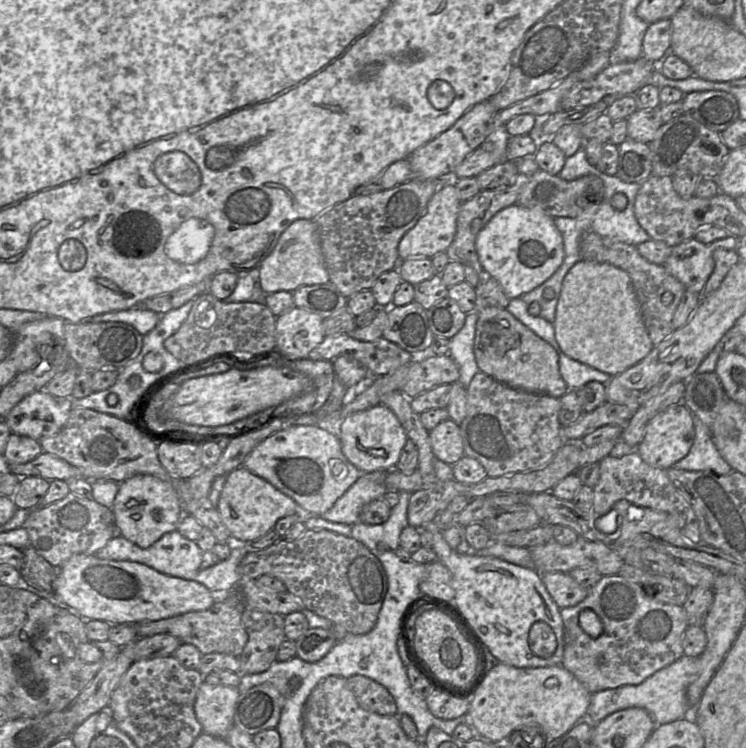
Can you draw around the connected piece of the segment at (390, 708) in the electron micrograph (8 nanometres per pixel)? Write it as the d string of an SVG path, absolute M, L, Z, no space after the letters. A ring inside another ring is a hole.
M362 675L347 678L347 683L358 704L364 710L379 715L397 715L394 698L381 684Z

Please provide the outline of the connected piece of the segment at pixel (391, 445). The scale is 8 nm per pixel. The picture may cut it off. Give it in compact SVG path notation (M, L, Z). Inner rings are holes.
M382 404L353 413L342 419L337 426L337 435L344 456L363 473L394 469L408 440L396 415Z

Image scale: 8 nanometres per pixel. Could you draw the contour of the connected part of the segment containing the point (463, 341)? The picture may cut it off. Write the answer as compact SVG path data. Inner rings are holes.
M476 311L466 314L466 319L460 331L449 342L449 355L459 370L459 380L467 388L474 375L479 371L474 354L474 339L478 315Z

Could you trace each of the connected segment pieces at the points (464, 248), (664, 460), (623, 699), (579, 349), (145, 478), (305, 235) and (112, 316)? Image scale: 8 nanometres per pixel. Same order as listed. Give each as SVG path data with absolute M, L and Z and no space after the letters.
M519 173L512 185L508 185L507 187L498 187L495 189L481 190L471 199L461 203L457 218L456 234L453 242L447 248L445 253L449 257L450 261L472 267L480 275L480 282L484 278L485 273L476 251L476 237L480 230L496 213L508 206L517 204L521 189L528 182L528 179L529 177Z
M681 402L667 407L647 424L644 436L636 447L636 451L650 466L667 470L688 454L694 438L693 414Z
M682 655L674 663L658 670L638 685L623 685L618 688L606 689L593 693L587 712L587 720L596 725L610 714L627 709L643 708L657 725L671 723L679 719L695 722L695 708L690 708L686 700L689 684L695 679L699 670L699 657Z
M579 260L568 270L552 324L565 355L611 376L640 362L654 346L631 278L626 271L608 263Z
M137 474L119 483L112 512L122 536L144 549L153 545L165 533L177 530L183 516L173 486L149 474Z
M298 219L292 222L280 235L273 251L261 262L258 269L260 287L266 294L277 291L293 292L300 286L328 283L329 274L324 264L315 221Z
M143 307L101 313L85 319L90 323L122 322L133 326L141 335L146 335L159 322L161 315Z

